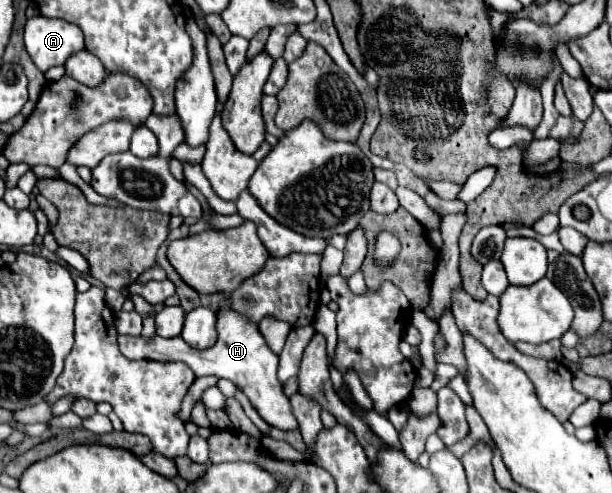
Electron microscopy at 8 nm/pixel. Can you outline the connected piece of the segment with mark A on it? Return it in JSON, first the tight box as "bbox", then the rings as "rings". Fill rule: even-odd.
{"bbox":[25,16,85,72],"rings":[[[33,16],[27,20],[25,46],[33,64],[41,72],[51,66],[61,66],[71,54],[85,48],[79,26],[45,16]]]}

